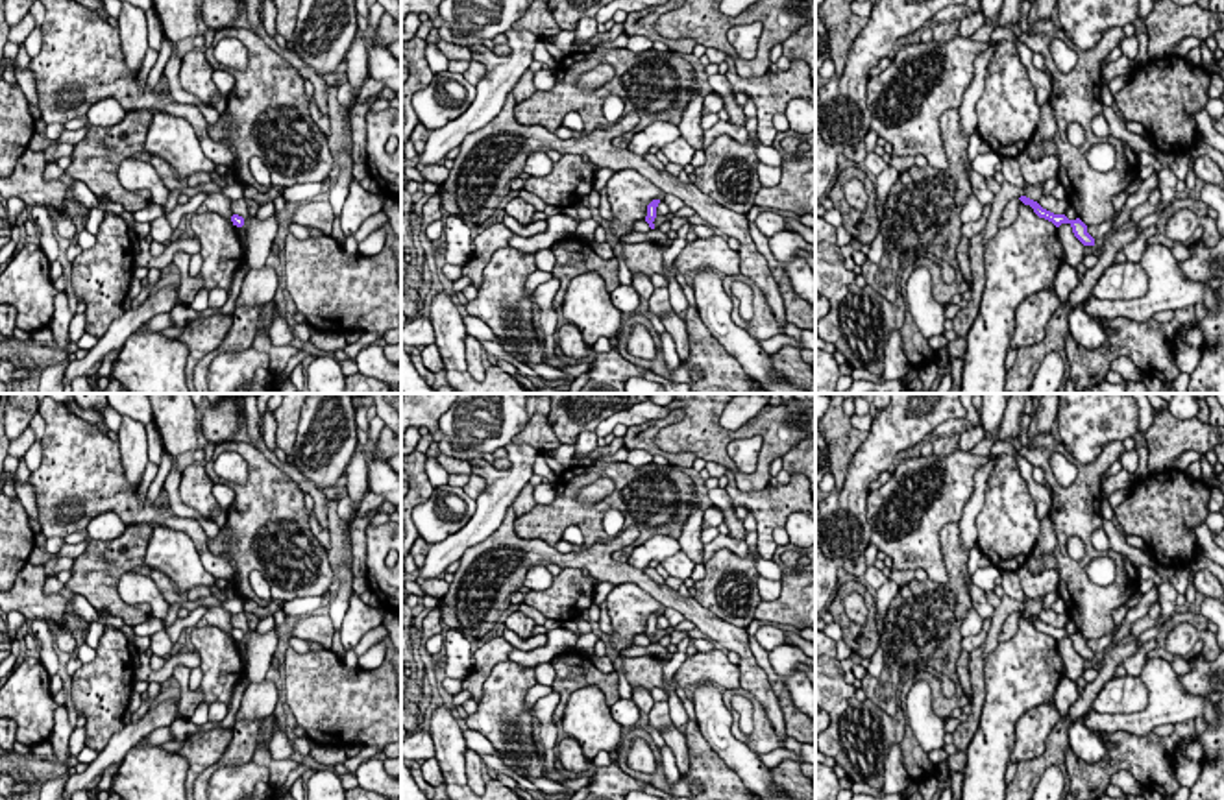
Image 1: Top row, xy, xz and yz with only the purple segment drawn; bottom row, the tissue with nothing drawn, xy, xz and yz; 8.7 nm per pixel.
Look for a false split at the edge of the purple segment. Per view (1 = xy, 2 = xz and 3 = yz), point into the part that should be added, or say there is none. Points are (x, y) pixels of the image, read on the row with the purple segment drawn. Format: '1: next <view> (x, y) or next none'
1: next none
2: next none
3: next none

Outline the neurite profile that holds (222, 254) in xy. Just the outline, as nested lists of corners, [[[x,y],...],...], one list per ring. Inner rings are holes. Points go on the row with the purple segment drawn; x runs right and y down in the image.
[[[209,211],[192,214],[189,231],[202,244],[200,255],[203,264],[198,273],[203,279],[202,288],[209,292],[213,288],[229,292],[235,273],[246,262],[246,249],[240,244],[233,222]]]

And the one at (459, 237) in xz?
[[[459,216],[444,218],[444,255],[447,264],[466,264],[471,259],[473,233],[475,229]]]

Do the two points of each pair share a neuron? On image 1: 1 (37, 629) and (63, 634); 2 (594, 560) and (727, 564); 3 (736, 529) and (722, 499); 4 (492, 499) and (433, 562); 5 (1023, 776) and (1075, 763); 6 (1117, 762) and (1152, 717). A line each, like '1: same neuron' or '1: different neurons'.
1: different neurons
2: different neurons
3: same neuron
4: same neuron
5: different neurons
6: different neurons

